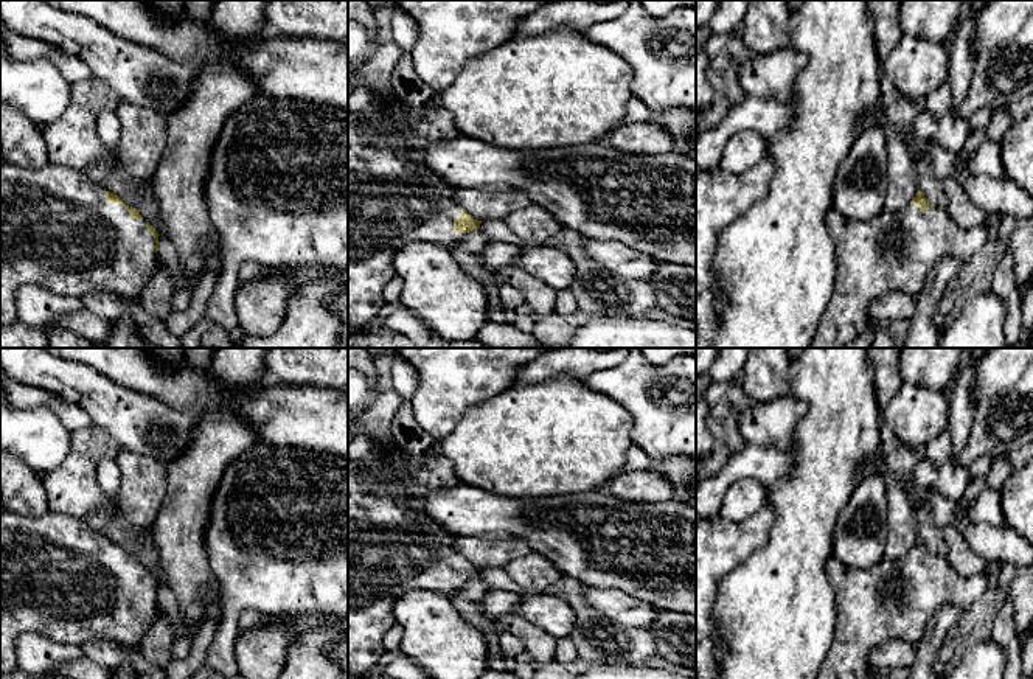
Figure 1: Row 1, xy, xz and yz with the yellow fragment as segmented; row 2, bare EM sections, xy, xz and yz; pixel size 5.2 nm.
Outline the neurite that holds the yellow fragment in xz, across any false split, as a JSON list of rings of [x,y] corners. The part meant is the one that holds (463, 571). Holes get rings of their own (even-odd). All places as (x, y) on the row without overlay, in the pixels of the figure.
[[[395,354],[373,357],[376,370],[373,401],[363,412],[348,415],[348,443],[363,435],[377,446],[376,452],[348,463],[348,676],[379,668],[385,653],[384,635],[395,623],[393,606],[402,594],[430,589],[450,597],[482,572],[458,555],[454,533],[426,513],[396,502],[387,488],[368,488],[360,479],[363,466],[381,463],[391,472],[415,479],[421,488],[452,488],[460,483],[452,463],[443,455],[412,457],[395,444],[391,424],[402,404],[390,376],[395,357]]]

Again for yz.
[[[921,539],[901,559],[882,558],[867,569],[848,569],[830,556],[828,578],[836,592],[836,632],[817,679],[864,679],[871,671],[871,653],[881,643],[899,639],[916,645],[930,617],[946,604],[962,611],[990,594],[986,575],[960,576],[949,562],[927,550]]]

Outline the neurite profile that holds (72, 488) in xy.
[[[71,451],[59,466],[43,474],[43,488],[50,511],[78,519],[90,514],[117,519],[117,497],[101,489],[95,463],[79,452]]]

